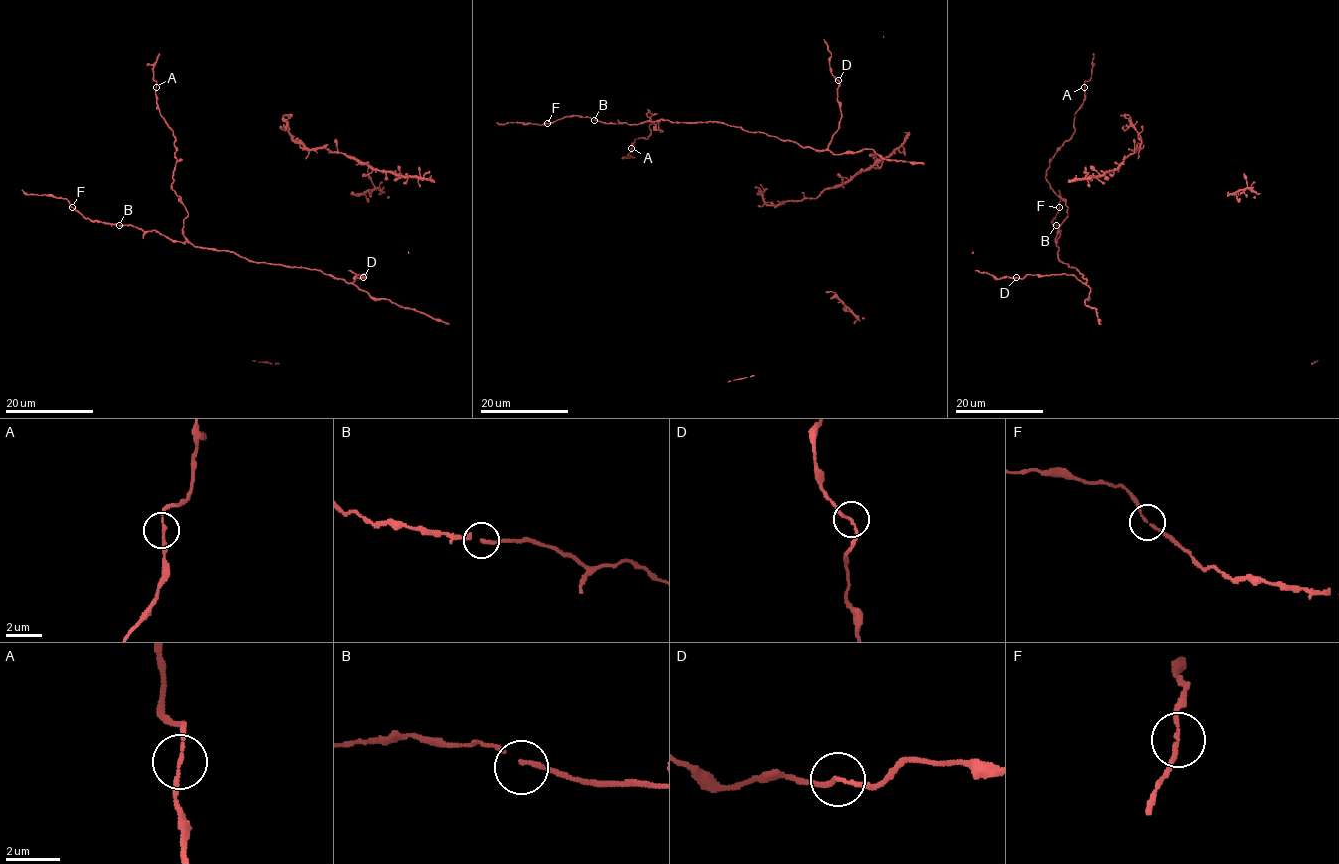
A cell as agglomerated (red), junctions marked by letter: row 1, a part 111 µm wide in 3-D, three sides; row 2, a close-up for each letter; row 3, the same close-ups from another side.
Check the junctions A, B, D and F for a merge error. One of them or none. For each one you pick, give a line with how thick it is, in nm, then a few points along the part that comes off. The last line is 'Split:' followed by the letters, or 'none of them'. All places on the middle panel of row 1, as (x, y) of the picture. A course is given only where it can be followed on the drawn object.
Split: none of them

